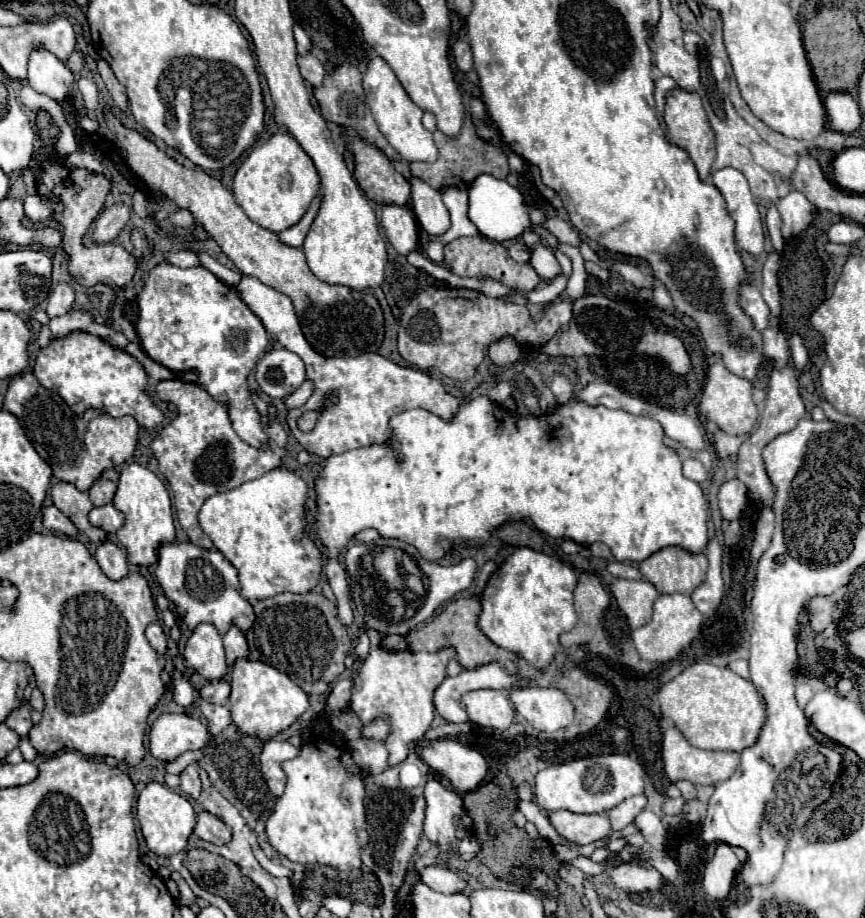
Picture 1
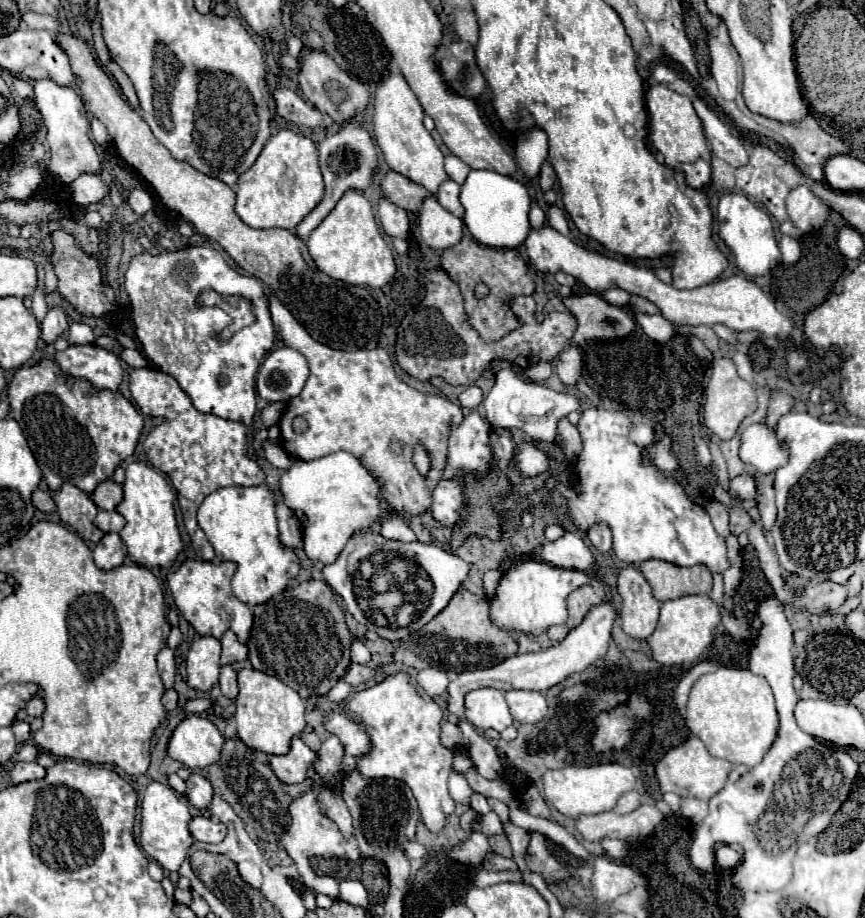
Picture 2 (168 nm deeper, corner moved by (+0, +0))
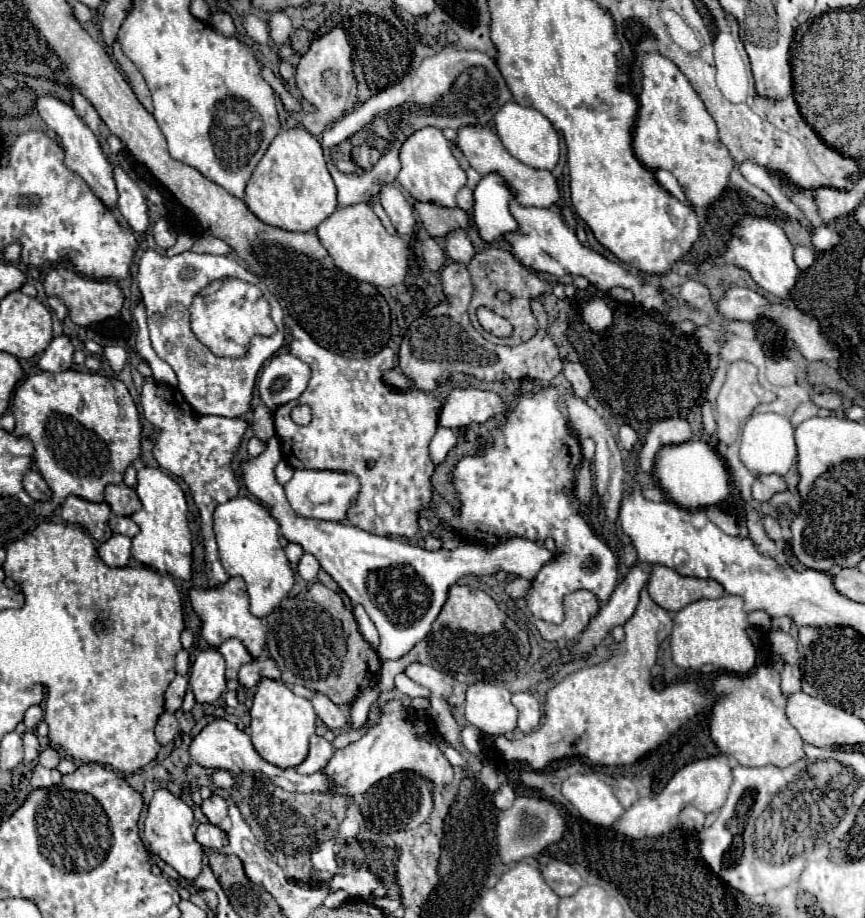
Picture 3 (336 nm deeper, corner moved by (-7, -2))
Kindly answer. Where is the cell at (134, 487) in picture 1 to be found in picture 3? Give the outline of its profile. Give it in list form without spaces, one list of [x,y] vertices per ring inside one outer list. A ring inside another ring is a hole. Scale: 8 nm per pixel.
[[[147,466],[137,472],[137,480],[139,484],[135,490],[143,502],[143,508],[131,516],[141,528],[141,532],[133,538],[131,556],[161,574],[169,574],[179,580],[191,580],[193,544],[191,544],[191,530],[187,524],[189,508],[179,482],[173,480],[169,474],[165,474],[161,468],[147,468]]]

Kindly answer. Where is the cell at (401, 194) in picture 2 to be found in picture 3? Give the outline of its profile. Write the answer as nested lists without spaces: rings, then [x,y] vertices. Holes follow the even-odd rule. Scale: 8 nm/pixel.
[[[415,202],[415,212],[421,218],[421,222],[425,224],[425,230],[433,238],[445,238],[451,232],[469,228],[469,216],[461,208],[445,210],[443,206],[437,206],[437,204]]]

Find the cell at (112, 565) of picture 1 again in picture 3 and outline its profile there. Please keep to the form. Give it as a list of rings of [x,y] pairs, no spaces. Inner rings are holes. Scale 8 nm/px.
[[[113,534],[107,542],[99,544],[99,556],[101,560],[111,566],[111,568],[117,568],[117,566],[127,566],[129,564],[129,550],[131,550],[131,538],[123,536],[123,534]]]

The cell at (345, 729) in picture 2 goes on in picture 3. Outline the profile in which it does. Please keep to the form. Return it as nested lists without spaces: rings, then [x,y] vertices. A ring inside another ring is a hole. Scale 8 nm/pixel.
[[[313,692],[313,696],[311,696],[309,702],[313,704],[315,714],[325,722],[325,726],[327,726],[329,730],[335,730],[335,728],[341,730],[341,728],[347,726],[345,712],[343,712],[337,704],[333,704],[325,694],[321,694],[321,692]]]

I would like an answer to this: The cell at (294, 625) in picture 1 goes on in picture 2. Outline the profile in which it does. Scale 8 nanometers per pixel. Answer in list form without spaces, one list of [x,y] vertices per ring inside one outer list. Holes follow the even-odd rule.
[[[308,580],[252,608],[254,628],[246,642],[250,664],[280,678],[304,700],[328,694],[350,666],[350,630],[332,588],[324,580]]]

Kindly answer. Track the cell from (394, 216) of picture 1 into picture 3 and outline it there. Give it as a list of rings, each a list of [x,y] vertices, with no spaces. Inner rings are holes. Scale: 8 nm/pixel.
[[[383,184],[379,190],[379,202],[385,208],[387,216],[391,218],[391,224],[401,236],[411,236],[415,230],[415,216],[413,216],[413,204],[407,200],[407,196],[393,184]]]

